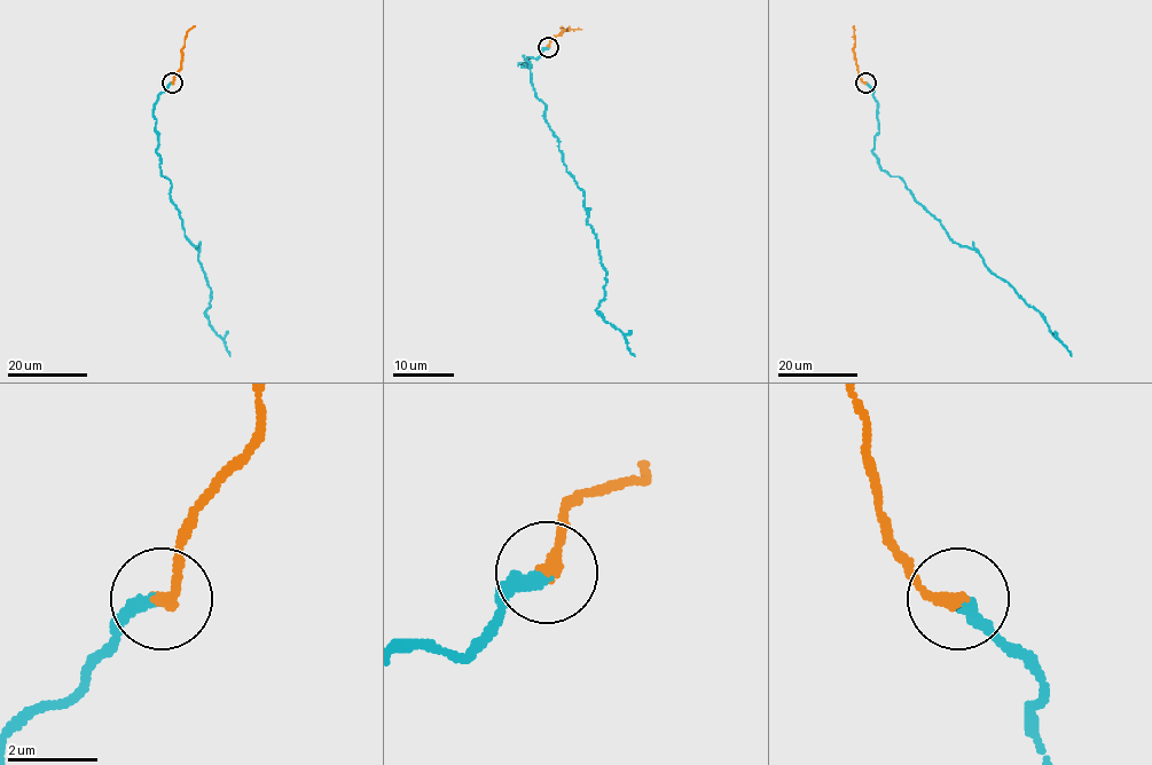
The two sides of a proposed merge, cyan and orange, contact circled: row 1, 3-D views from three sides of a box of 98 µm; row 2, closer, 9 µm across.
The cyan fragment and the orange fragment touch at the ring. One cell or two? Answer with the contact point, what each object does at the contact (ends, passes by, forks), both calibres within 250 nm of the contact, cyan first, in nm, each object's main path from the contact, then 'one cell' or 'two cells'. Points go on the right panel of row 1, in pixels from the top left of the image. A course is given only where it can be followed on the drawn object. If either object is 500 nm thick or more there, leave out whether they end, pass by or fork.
at (866, 83); cyan ends there; orange ends there; 320 nm thick on the cyan side, 300 nm on the other; cyan runs (866, 83), (877, 104), (872, 154), (879, 167), (1040, 313), (1071, 356); orange runs (866, 83), (860, 78), (856, 64), (854, 25); two cells

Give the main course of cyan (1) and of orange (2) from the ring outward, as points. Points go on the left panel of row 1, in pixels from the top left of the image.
1: (172, 83), (155, 104), (156, 154), (185, 236), (197, 250), (211, 289), (204, 313), (229, 356)
2: (172, 83), (181, 64), (187, 32), (195, 25)

